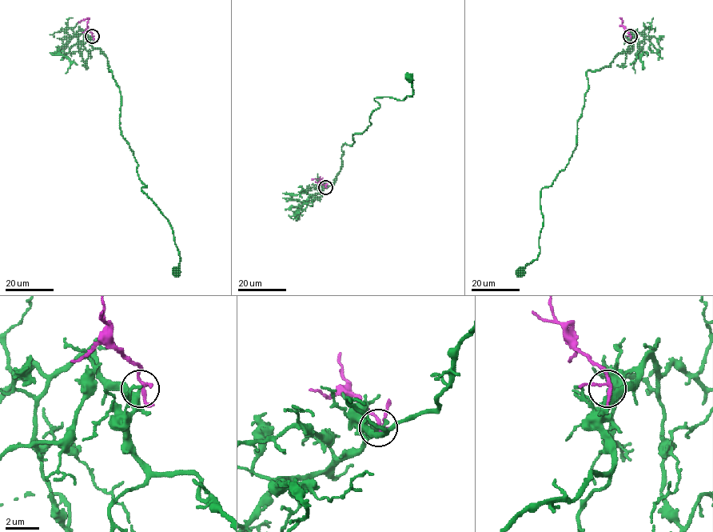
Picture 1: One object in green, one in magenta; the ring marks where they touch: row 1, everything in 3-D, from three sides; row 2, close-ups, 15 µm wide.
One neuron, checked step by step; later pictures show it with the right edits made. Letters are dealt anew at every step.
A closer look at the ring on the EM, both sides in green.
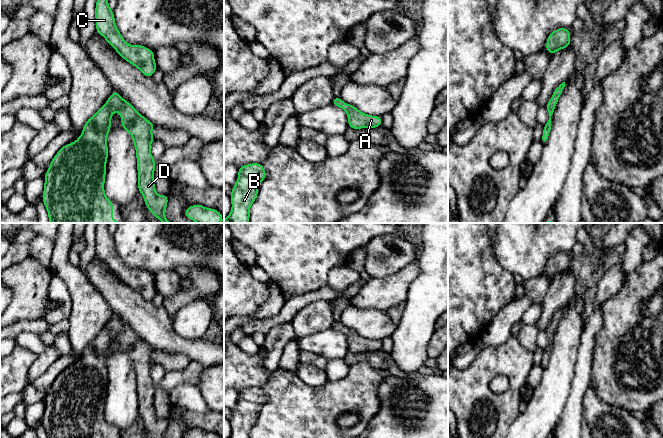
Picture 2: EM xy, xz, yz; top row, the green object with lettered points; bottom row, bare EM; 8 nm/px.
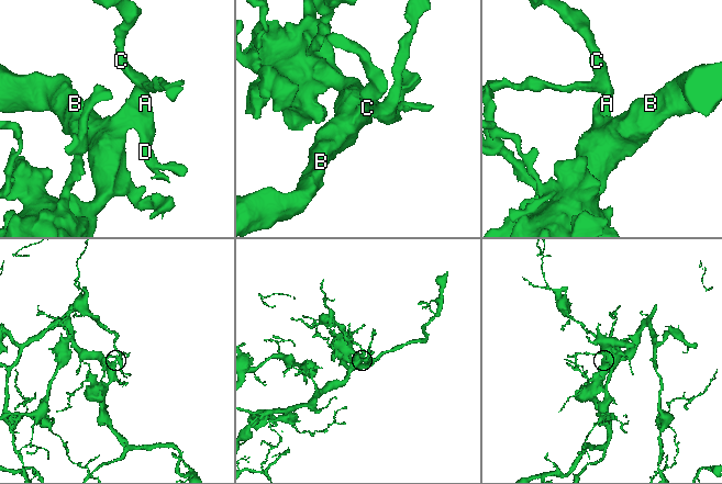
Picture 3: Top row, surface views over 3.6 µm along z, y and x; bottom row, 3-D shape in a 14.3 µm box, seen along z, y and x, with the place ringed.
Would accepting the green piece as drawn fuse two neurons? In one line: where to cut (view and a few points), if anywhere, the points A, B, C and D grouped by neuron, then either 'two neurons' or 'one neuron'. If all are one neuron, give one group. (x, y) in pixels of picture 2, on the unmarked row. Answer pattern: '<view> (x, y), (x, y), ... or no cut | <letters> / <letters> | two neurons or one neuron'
no cut | A B C D | one neuron

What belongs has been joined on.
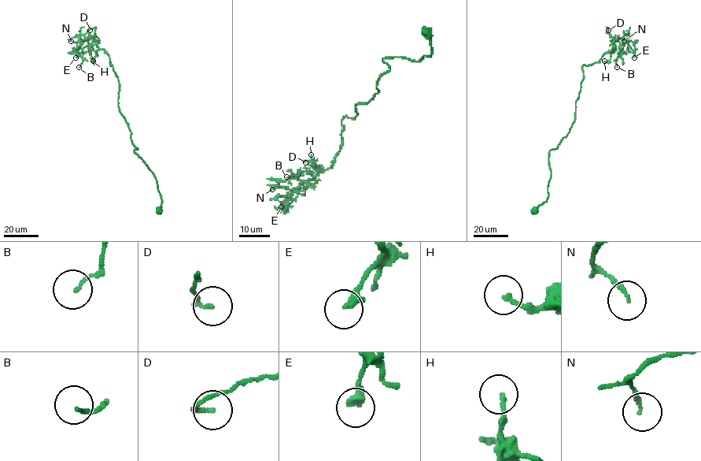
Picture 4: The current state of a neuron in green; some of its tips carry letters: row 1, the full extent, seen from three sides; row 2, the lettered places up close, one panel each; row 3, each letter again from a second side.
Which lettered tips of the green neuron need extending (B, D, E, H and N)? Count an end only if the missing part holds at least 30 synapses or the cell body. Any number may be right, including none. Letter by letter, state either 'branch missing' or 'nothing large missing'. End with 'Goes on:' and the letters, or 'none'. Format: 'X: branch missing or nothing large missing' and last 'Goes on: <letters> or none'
B: nothing large missing
D: nothing large missing
E: nothing large missing
H: nothing large missing
N: nothing large missing
Goes on: none

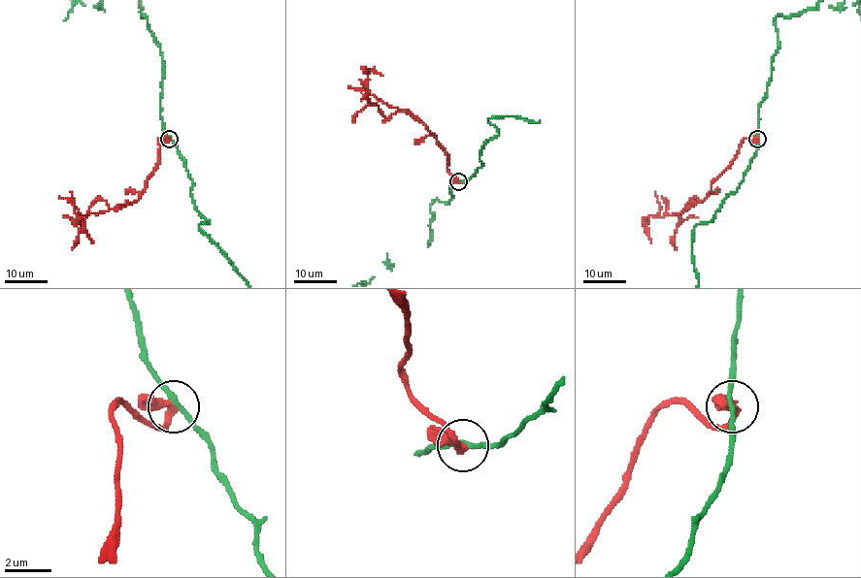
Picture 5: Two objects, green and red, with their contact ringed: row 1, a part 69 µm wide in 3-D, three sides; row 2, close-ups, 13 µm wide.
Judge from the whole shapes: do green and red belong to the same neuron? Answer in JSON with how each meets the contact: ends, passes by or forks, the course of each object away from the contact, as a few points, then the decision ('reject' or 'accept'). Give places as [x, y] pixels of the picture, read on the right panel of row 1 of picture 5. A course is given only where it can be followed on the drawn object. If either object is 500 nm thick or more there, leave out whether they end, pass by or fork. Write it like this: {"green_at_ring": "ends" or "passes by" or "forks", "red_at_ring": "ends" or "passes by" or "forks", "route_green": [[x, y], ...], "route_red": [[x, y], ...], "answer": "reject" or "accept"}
{"green_at_ring": "passes by", "red_at_ring": "passes by", "route_green": [[757, 139], [739, 188], [711, 221], [694, 226], [698, 286]], "route_red": [[757, 139], [755, 142], [744, 140], [737, 155], [700, 202], [682, 212], [645, 216], [643, 221], [651, 242]], "answer": "reject"}

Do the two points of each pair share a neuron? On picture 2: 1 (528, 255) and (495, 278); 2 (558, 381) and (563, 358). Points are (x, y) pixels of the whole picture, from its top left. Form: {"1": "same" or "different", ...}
{"1": "different", "2": "same"}

